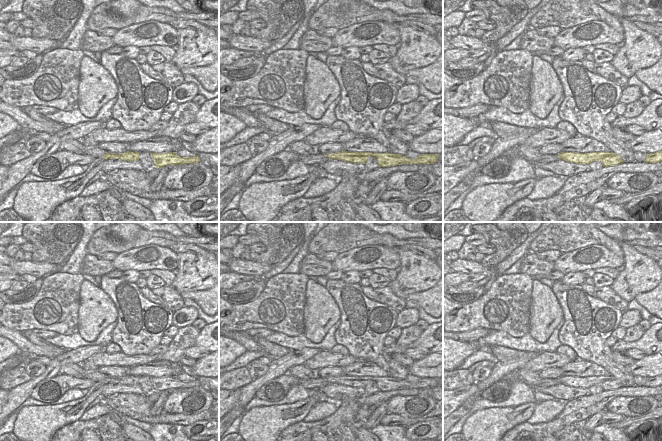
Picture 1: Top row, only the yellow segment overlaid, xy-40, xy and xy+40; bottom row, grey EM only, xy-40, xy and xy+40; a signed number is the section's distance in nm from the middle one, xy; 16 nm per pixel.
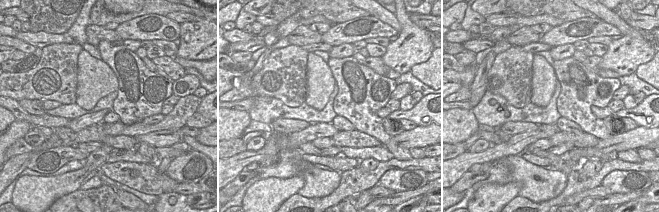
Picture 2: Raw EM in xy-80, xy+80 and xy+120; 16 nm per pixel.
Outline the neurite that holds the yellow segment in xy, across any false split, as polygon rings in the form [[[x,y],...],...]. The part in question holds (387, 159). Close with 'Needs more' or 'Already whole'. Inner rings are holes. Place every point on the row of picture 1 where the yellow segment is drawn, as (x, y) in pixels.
[[[342,151],[338,153],[324,154],[329,160],[337,159],[350,163],[362,163],[365,164],[367,159],[372,156],[375,157],[379,167],[390,167],[400,164],[433,164],[438,161],[439,154],[421,154],[415,159],[407,158],[406,156],[394,154],[390,152],[386,153],[372,153],[372,152],[347,152]]]. Already whole.

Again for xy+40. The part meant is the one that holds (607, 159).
[[[611,151],[590,153],[561,152],[557,155],[561,160],[576,164],[589,164],[593,161],[599,161],[603,167],[609,167],[624,163],[619,155]]]. Already whole.

